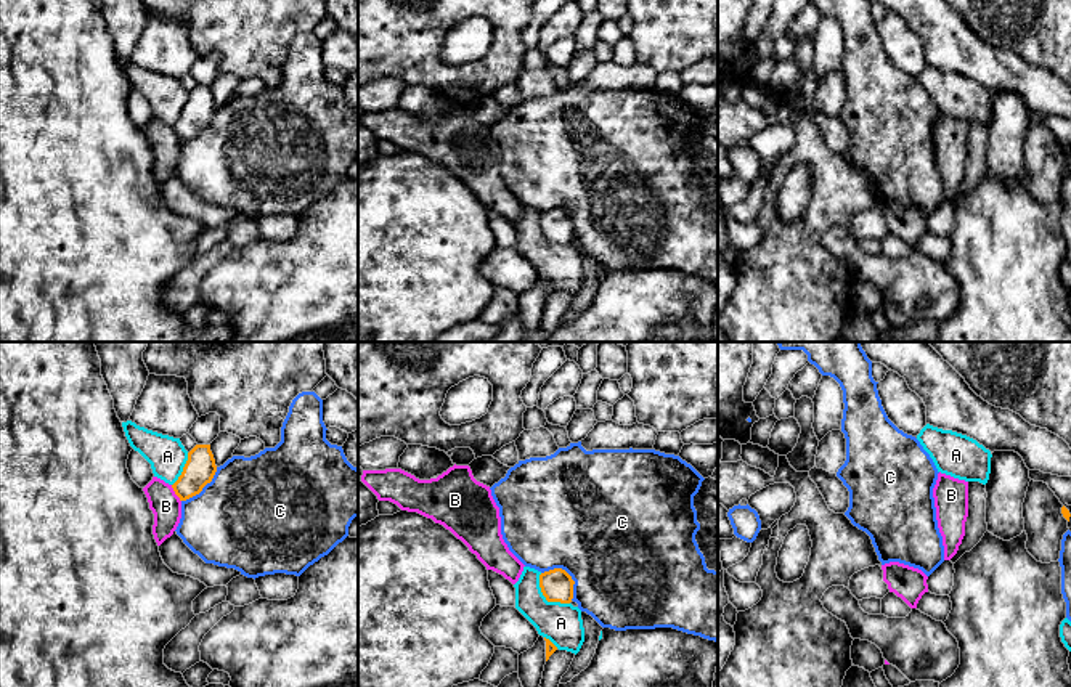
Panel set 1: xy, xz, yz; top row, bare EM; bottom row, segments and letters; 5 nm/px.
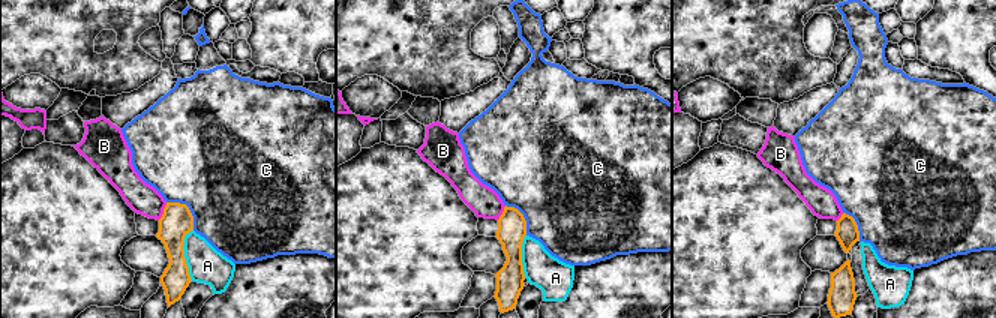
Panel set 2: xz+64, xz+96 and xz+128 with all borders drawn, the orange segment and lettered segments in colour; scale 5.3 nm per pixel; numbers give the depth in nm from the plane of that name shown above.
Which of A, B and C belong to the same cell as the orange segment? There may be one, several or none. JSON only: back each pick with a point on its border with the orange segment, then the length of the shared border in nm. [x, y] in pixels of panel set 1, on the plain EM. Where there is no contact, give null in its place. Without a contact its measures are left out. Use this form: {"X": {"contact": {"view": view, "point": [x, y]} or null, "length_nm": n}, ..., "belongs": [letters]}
{"belongs": []}

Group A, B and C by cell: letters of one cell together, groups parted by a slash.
A / B / C

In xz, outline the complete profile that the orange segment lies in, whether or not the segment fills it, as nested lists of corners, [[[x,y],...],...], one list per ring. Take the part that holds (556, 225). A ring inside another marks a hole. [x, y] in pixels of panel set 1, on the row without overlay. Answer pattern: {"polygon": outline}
{"polygon": [[[562,209],[540,215],[540,228],[548,242],[570,244],[573,239],[573,225],[572,217]]]}

